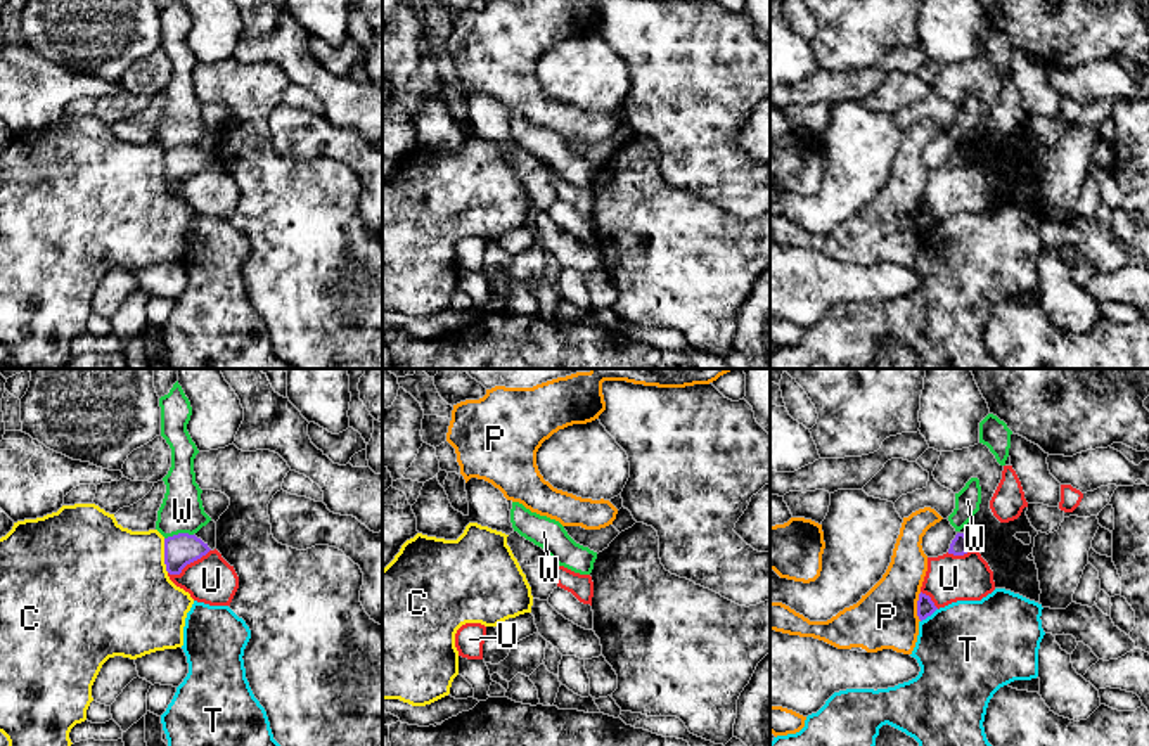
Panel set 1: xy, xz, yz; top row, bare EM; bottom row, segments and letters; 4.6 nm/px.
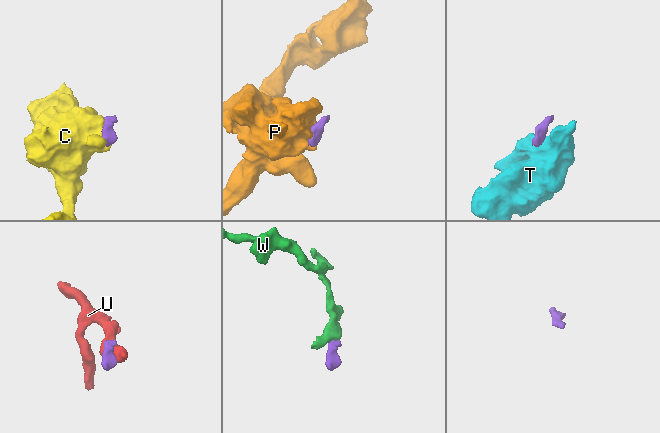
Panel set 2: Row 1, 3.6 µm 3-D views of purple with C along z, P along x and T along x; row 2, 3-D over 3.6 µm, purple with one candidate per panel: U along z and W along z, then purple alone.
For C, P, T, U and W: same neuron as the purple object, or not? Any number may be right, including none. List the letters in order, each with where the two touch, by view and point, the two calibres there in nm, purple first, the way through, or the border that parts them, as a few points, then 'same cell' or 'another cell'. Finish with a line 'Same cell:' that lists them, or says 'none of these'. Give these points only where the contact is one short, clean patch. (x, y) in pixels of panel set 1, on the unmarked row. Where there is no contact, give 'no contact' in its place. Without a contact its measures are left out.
C: meets purple in xy at (165, 168); 150 nm thick on the purple side, 480 nm on the other; another cell
P: meets purple in yz at (917, 218); 80 nm thick on the purple side, 280 nm on the other; border along yz (921, 205), (917, 213), (919, 232); another cell
T: meets purple in yz at (928, 227); 80 nm thick on the purple side, 460 nm on the other; border along yz (937, 220), (921, 234); another cell
U: meets purple in xy at (189, 175); 150 nm thick on the purple side, 220 nm on the other; border along xy (210, 161), (179, 186), (168, 186); another cell
W: meets purple in xy at (179, 146); 150 nm thick on the purple side, 200 nm on the other; border along xy (192, 146), (173, 146), (165, 151); another cell
Same cell: none of these

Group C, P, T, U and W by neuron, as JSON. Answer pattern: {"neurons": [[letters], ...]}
{"neurons": [["C"], ["P"], ["T"], ["U"], ["W"]]}

